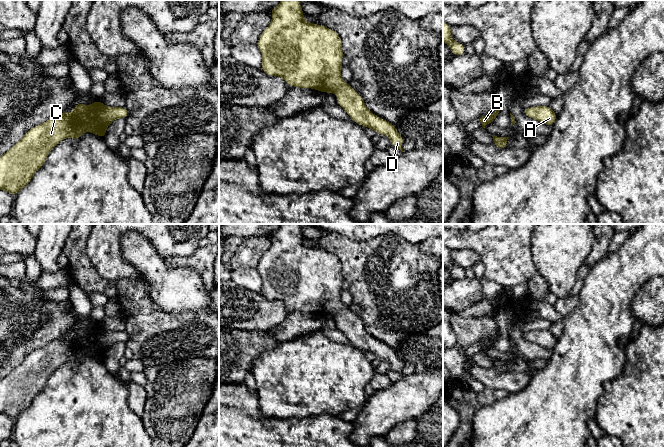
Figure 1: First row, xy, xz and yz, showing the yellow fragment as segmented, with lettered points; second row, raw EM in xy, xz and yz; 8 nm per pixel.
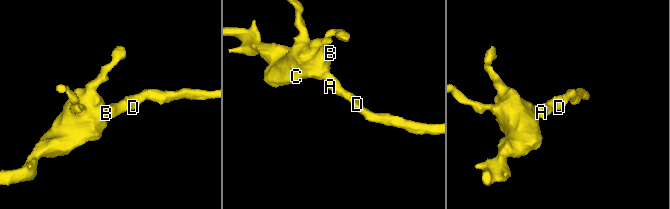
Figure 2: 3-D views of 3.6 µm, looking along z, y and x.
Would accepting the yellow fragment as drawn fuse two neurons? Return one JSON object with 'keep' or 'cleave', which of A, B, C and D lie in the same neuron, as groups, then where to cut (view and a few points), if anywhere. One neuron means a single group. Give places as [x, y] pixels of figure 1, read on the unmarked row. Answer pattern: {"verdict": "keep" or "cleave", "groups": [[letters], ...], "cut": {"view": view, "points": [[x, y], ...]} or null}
{"verdict": "keep", "groups": [["A", "B", "C", "D"]], "cut": null}

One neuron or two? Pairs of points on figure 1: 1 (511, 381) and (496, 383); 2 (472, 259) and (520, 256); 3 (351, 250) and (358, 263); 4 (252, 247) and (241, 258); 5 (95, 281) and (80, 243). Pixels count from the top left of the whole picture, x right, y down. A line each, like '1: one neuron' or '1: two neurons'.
1: one neuron
2: two neurons
3: one neuron
4: one neuron
5: one neuron

